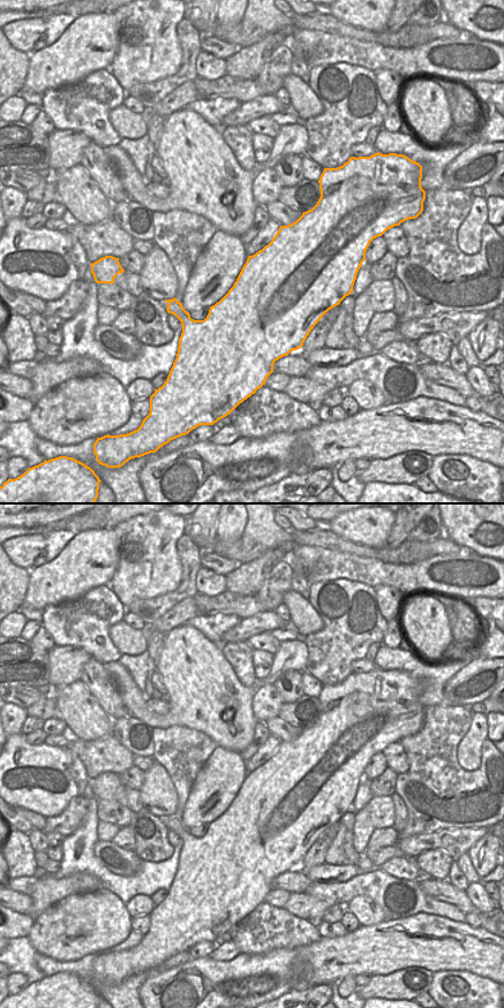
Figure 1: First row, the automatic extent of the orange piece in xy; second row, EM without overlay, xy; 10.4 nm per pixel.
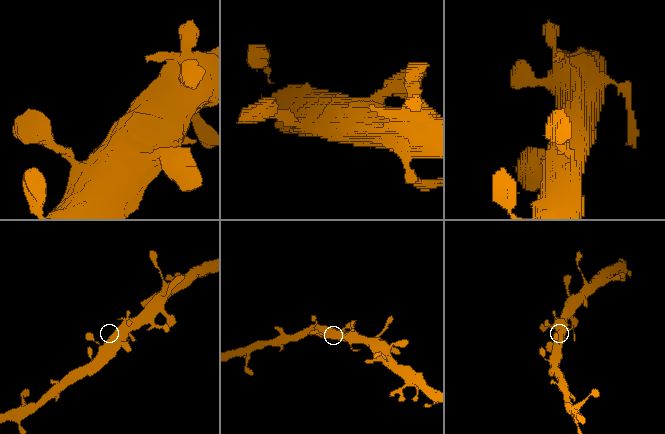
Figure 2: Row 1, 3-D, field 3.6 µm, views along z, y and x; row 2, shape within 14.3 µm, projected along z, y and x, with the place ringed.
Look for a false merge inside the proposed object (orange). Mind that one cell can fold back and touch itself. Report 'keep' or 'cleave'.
keep

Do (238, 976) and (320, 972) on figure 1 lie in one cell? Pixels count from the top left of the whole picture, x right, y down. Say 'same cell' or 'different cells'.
same cell

